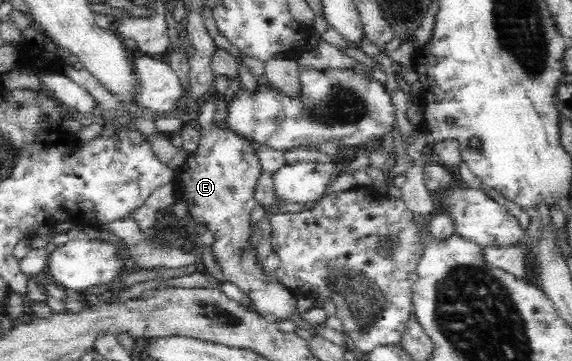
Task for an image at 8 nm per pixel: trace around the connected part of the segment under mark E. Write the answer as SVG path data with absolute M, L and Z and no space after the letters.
M215 75L214 94L199 101L200 140L194 156L187 158L173 180L178 197L190 203L188 212L194 222L206 224L206 230L213 233L211 251L218 267L227 281L240 287L248 294L247 300L254 303L258 314L276 321L288 320L292 314L301 318L296 311L295 296L290 294L274 274L266 275L262 265L256 263L257 247L250 240L252 224L250 215L257 204L255 189L263 169L254 149L254 144L232 132L226 126L217 126L215 121L218 100L227 98L234 85L226 76Z

